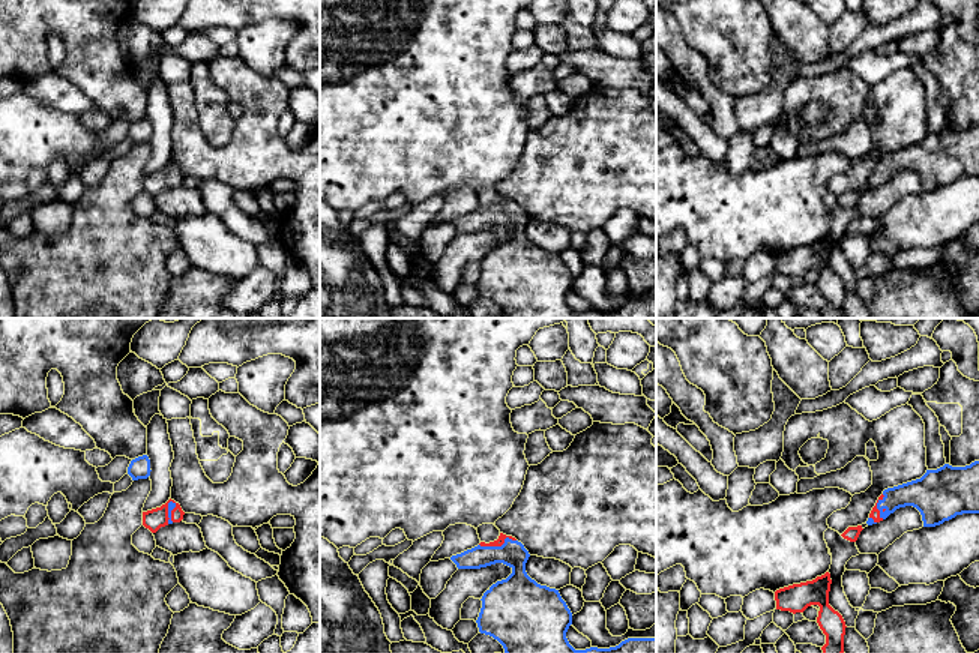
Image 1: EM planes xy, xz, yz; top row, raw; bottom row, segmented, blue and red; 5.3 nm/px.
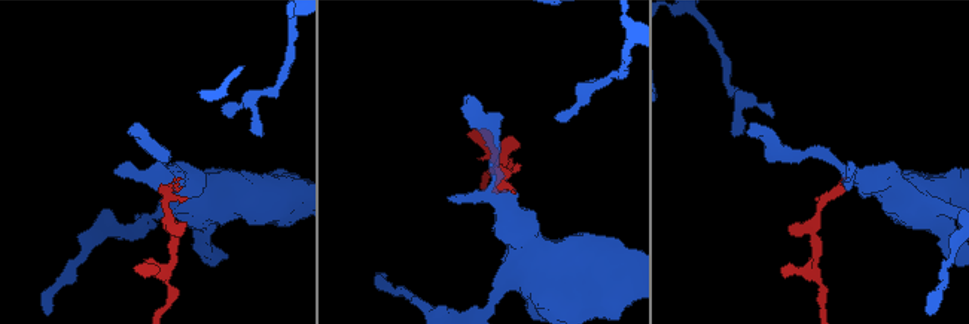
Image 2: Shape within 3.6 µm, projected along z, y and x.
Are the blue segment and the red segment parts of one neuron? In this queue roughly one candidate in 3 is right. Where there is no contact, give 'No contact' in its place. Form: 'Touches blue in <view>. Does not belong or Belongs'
Touches blue in xz. Belongs

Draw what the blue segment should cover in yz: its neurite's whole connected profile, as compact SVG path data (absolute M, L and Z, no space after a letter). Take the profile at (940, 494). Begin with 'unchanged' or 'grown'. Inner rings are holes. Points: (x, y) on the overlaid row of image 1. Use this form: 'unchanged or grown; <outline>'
grown; M979 461L965 467L944 464L916 480L887 488L872 507L868 525L899 507L916 507L923 527L935 527L962 513L979 513Z

